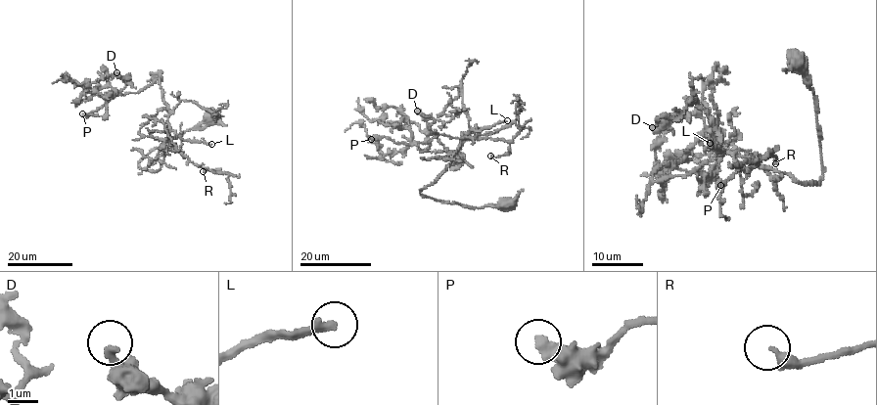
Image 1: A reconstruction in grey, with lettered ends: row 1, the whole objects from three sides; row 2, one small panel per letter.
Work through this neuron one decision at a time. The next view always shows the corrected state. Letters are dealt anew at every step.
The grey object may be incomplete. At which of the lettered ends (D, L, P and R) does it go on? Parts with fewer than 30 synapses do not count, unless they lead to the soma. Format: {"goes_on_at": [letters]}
{"goes_on_at": ["L"]}

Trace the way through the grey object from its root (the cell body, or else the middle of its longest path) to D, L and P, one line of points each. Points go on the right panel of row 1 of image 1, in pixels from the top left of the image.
D: (797, 62), (815, 97), (820, 182), (720, 150), (703, 100), (717, 65), (715, 127), (677, 113), (652, 127)
L: (797, 62), (815, 97), (820, 182), (803, 183), (710, 143)
P: (797, 62), (815, 97), (820, 182), (720, 150), (703, 100), (717, 65), (720, 185)

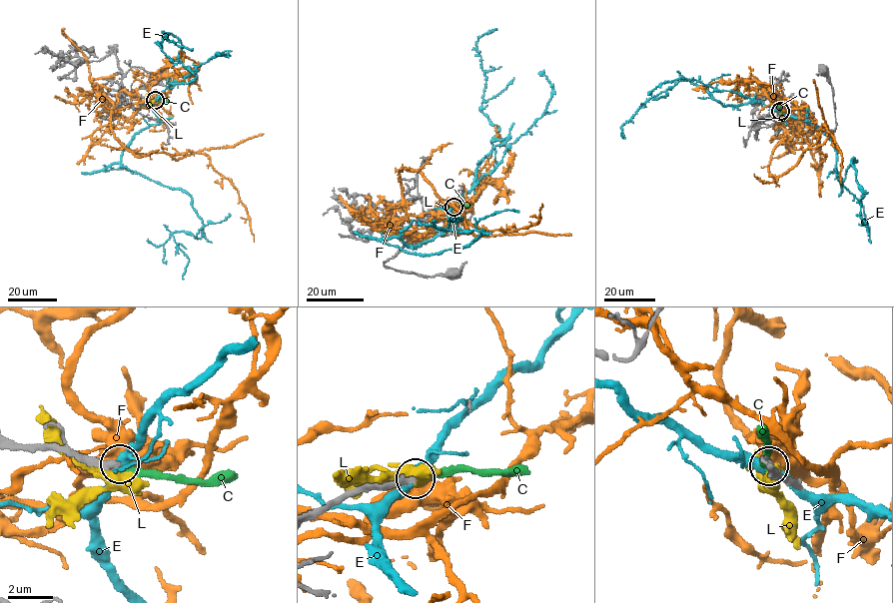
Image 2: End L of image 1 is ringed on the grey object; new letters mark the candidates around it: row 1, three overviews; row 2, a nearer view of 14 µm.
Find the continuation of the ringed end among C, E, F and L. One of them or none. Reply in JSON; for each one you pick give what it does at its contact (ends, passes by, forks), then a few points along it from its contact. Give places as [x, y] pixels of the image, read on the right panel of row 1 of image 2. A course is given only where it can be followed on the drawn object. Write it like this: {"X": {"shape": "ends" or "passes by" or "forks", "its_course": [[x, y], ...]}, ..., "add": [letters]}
{"C": {"shape": "ends"}, "add": ["C"]}

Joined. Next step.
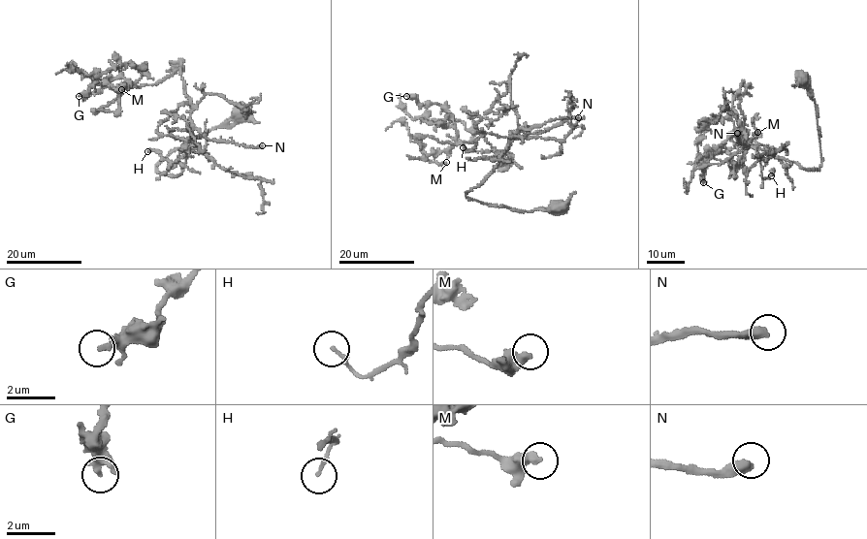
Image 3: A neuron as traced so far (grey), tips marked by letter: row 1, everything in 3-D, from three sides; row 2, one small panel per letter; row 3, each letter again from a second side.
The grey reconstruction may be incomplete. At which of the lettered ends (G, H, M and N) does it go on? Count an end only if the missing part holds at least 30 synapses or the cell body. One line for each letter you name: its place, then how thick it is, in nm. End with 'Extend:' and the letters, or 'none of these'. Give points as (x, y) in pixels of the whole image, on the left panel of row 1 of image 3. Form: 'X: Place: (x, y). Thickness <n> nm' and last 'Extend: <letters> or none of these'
N: Place: (262, 145). Thickness 440 nm
Extend: N

